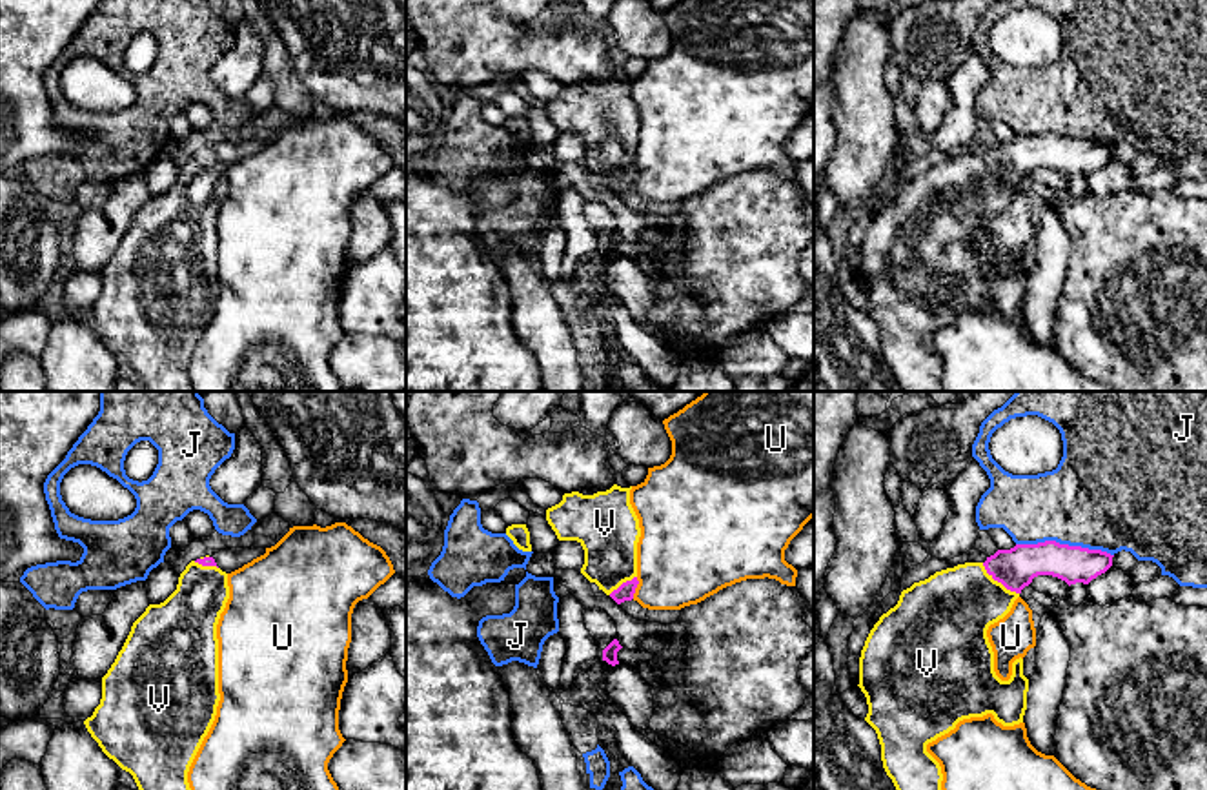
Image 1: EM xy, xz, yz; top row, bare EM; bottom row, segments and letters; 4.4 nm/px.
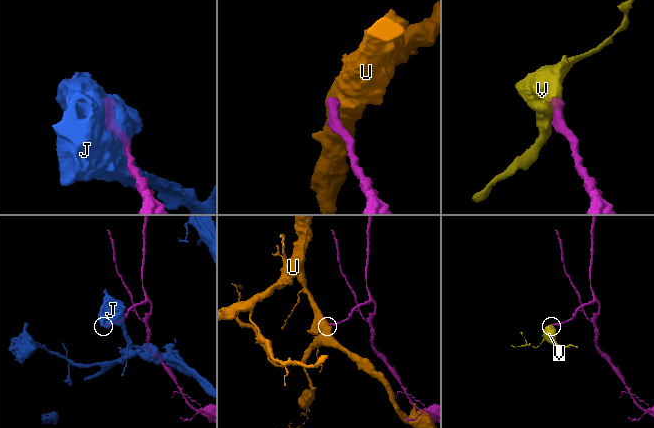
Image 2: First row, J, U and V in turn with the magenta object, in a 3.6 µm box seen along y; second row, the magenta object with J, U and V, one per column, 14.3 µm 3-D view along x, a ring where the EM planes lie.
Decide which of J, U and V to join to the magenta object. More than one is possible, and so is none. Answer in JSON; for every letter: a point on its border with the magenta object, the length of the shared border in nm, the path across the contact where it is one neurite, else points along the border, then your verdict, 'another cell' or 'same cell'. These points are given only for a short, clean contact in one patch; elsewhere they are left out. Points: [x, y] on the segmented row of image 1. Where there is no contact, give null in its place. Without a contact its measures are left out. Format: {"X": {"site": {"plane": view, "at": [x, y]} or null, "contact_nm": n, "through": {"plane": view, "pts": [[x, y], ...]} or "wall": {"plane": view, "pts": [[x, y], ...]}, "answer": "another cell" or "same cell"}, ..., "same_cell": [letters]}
{"J": {"site": {"plane": "yz", "at": [1065, 545]}, "contact_nm": 440, "answer": "another cell"}, "U": {"site": {"plane": "xz", "at": [636, 587]}, "contact_nm": 100, "answer": "another cell"}, "V": {"site": {"plane": "yz", "at": [998, 581]}, "contact_nm": 220, "through": {"plane": "yz", "pts": [[1014, 568], [998, 581], [951, 612]]}, "answer": "same cell"}, "same_cell": ["V"]}

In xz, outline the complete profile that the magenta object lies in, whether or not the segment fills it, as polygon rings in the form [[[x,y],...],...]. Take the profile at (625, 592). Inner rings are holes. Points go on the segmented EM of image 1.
[[[614,484],[606,491],[583,495],[564,493],[563,501],[546,510],[546,521],[559,541],[577,541],[584,550],[581,573],[610,595],[617,604],[632,601],[637,581],[639,519],[630,504],[630,488]]]

